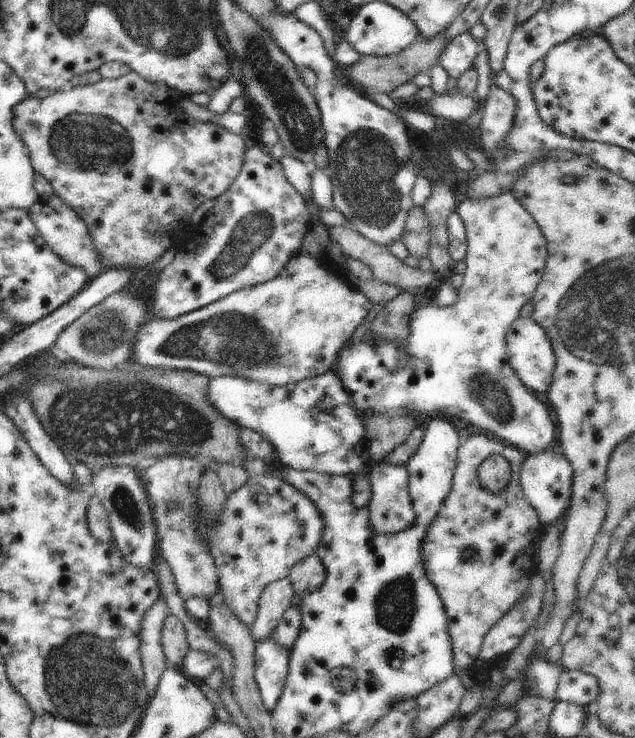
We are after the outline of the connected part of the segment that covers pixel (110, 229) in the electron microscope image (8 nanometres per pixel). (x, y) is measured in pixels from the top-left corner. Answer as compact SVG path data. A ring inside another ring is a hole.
M130 70L128 74L117 79L103 79L91 85L82 85L66 89L60 89L43 99L34 96L26 97L22 102L13 106L14 130L19 134L23 143L28 147L29 157L34 172L41 174L50 186L53 186L54 194L60 197L78 216L86 223L89 233L93 238L94 248L101 256L100 262L104 268L125 269L142 268L147 264L156 263L174 242L178 242L180 234L184 234L190 226L190 216L198 206L202 206L206 200L219 198L230 184L240 174L244 161L244 152L247 150L249 141L242 135L236 135L218 126L214 122L200 122L188 116L180 104L184 96L172 88L168 88L164 82L151 83L141 74Z

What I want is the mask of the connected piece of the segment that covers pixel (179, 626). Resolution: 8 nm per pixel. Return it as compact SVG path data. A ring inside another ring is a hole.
M168 613L161 632L164 656L171 667L179 669L186 654L190 651L186 641L184 624L171 613Z

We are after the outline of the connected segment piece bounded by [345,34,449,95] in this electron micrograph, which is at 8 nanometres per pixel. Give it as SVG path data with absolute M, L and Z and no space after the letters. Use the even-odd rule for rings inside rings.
M438 34L436 38L418 38L411 46L408 46L402 53L387 55L384 57L374 57L371 55L360 55L358 62L352 64L346 70L345 76L350 78L350 83L369 94L380 93L390 94L403 84L409 83L414 76L420 72L427 74L437 63L442 55L442 50L449 44L448 38L444 34Z

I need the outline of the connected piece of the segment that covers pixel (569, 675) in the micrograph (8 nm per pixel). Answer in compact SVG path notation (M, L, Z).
M565 670L558 682L556 701L565 701L586 707L597 700L599 693L600 688L596 678L581 671Z

